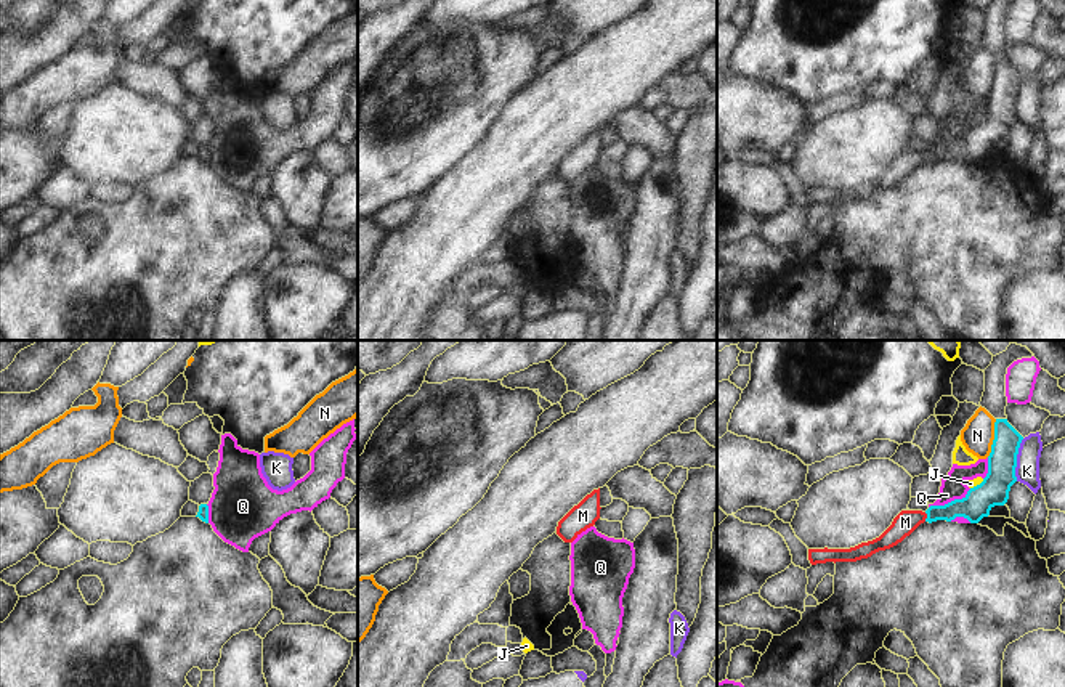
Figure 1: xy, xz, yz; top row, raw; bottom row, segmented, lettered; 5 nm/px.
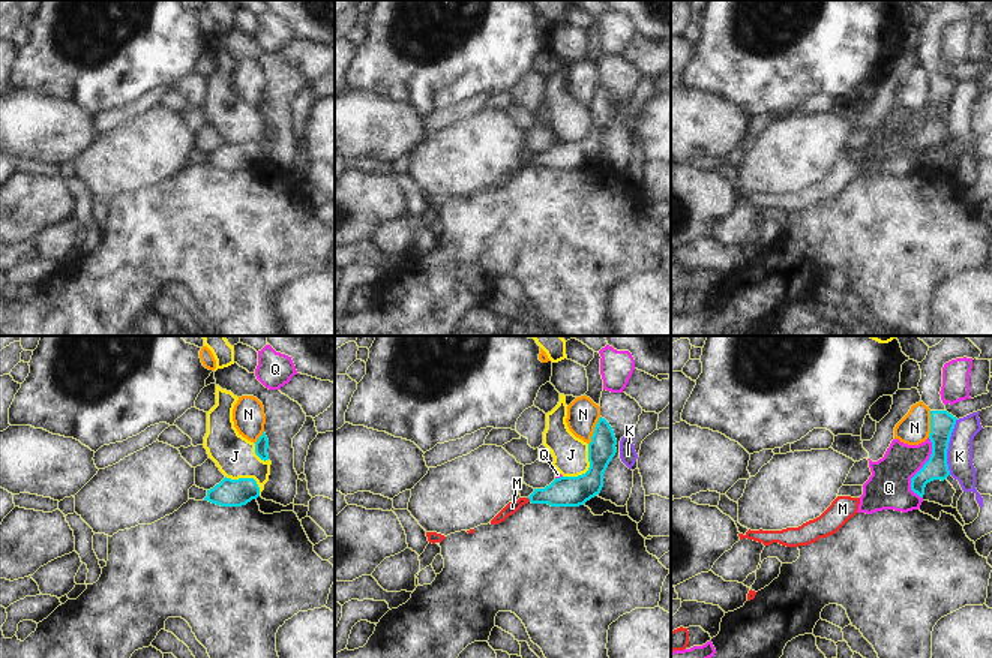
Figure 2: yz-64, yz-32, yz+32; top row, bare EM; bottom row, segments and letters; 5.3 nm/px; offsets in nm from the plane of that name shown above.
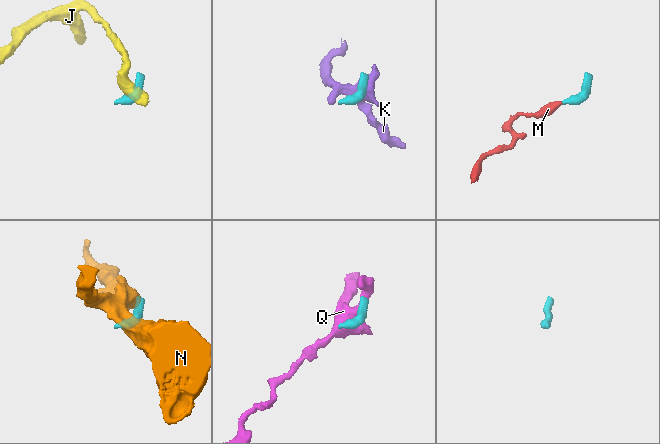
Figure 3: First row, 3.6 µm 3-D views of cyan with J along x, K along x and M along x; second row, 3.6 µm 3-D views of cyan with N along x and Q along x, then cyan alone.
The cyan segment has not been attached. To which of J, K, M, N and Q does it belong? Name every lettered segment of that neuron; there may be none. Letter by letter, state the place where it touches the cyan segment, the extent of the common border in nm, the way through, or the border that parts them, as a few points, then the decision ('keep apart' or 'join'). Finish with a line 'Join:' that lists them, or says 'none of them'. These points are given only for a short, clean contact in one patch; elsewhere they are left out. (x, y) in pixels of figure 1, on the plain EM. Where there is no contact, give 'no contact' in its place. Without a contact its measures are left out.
J: contact yz (977, 126); length 90 nm; border yz (984, 119), (971, 129); keep apart
K: contact yz (1016, 100); length 220 nm; border yz (1024, 79), (1017, 95), (1016, 121); keep apart
M: contact yz (927, 158); length 50 nm; way yz (975, 145), (927, 158), (915, 158), (905, 162); join
N: contact yz (995, 79); length 200 nm; border yz (996, 60), (992, 92), (987, 97); keep apart
Q: contact yz (951, 142); length 240 nm; keep apart
Join: M

